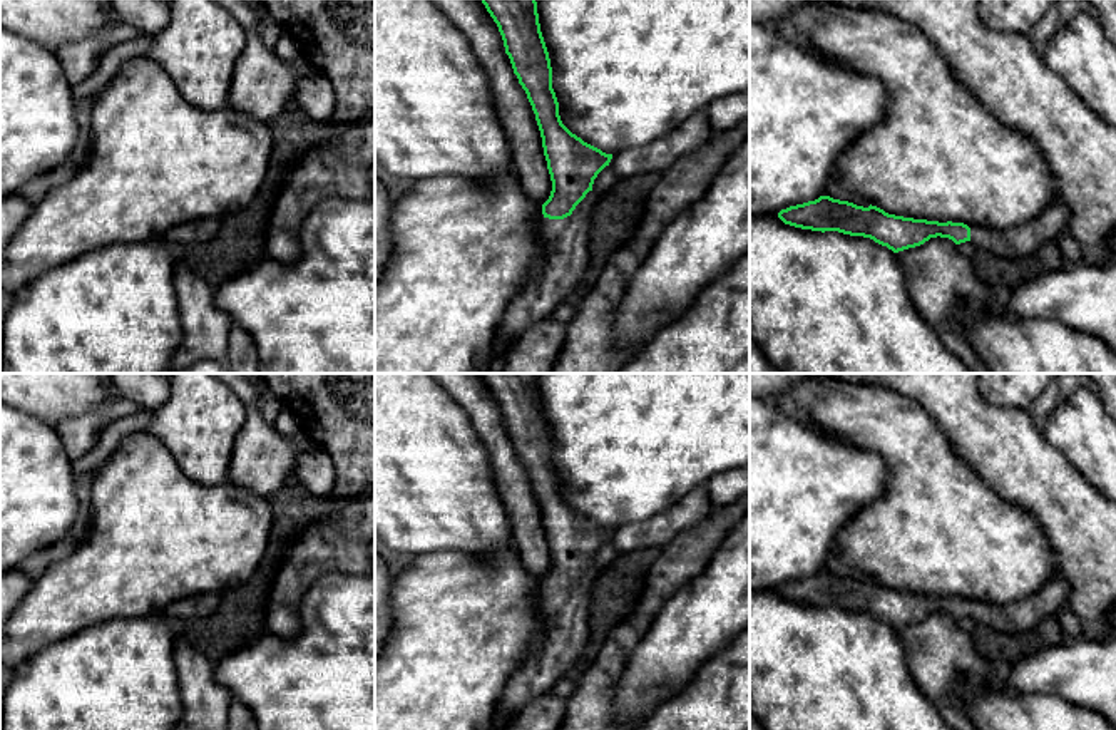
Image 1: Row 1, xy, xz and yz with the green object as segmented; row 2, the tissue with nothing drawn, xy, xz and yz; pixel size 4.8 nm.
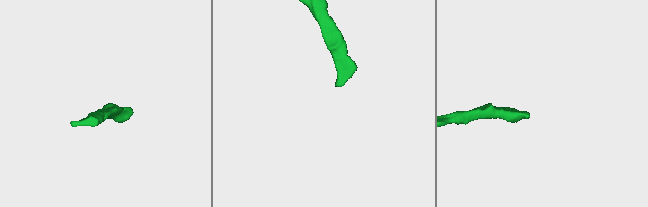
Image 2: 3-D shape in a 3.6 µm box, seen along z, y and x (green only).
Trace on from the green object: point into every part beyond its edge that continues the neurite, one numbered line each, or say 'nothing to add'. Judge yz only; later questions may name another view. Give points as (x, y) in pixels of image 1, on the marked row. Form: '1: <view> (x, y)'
1: yz (1024, 240)

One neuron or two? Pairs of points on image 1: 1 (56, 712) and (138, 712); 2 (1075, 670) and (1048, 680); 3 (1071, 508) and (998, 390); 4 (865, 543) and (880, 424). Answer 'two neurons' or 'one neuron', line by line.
1: one neuron
2: one neuron
3: two neurons
4: one neuron

